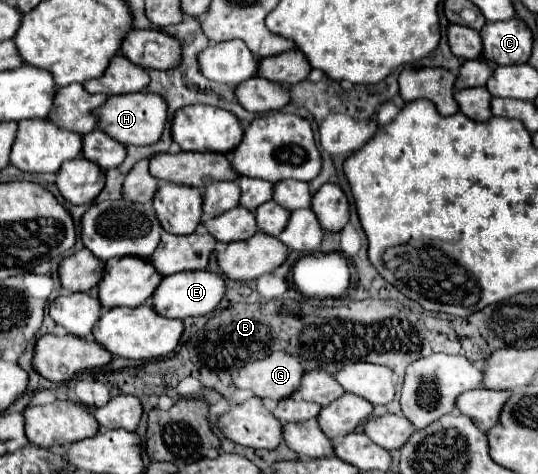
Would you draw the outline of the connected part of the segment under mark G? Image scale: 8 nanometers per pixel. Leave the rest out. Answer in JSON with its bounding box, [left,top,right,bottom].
[235,351,301,401]

